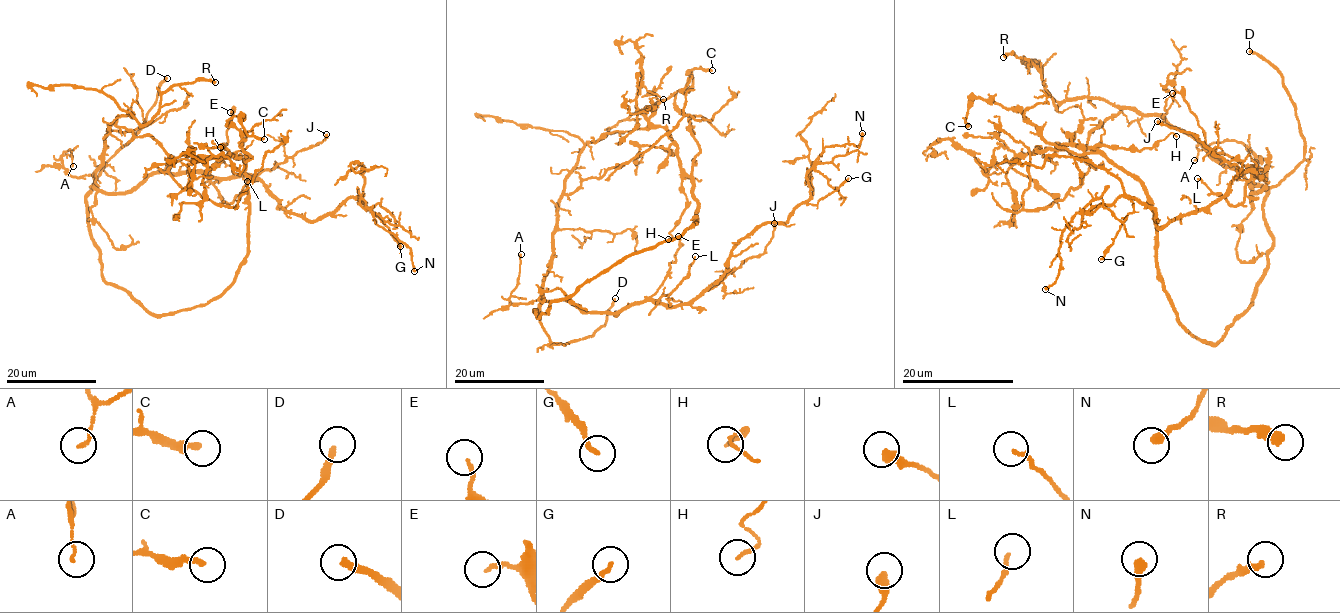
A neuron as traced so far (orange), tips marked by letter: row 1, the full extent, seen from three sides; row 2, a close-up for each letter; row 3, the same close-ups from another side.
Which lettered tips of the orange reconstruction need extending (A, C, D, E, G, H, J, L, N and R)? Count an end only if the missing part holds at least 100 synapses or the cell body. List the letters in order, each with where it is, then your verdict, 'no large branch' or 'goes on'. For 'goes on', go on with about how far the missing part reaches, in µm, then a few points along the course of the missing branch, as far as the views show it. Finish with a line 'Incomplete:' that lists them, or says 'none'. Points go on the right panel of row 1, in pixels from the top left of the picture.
A: place (1194, 160); no large branch
C: place (968, 126); no large branch
D: place (1249, 51); goes on; missing 20 µm; course (1249, 51), (1216, 40), (1191, 40), (1176, 27), (1168, 34), (1166, 31)
E: place (1172, 93); no large branch
G: place (1101, 259); no large branch
H: place (1176, 136); no large branch
J: place (1157, 121); no large branch
L: place (1197, 178); no large branch
N: place (1045, 289); no large branch
R: place (1003, 57); no large branch
Incomplete: D

